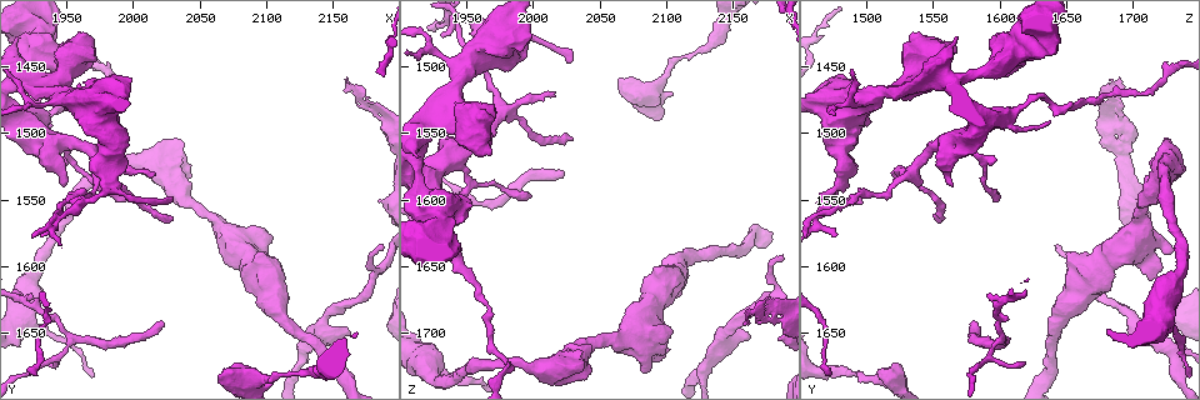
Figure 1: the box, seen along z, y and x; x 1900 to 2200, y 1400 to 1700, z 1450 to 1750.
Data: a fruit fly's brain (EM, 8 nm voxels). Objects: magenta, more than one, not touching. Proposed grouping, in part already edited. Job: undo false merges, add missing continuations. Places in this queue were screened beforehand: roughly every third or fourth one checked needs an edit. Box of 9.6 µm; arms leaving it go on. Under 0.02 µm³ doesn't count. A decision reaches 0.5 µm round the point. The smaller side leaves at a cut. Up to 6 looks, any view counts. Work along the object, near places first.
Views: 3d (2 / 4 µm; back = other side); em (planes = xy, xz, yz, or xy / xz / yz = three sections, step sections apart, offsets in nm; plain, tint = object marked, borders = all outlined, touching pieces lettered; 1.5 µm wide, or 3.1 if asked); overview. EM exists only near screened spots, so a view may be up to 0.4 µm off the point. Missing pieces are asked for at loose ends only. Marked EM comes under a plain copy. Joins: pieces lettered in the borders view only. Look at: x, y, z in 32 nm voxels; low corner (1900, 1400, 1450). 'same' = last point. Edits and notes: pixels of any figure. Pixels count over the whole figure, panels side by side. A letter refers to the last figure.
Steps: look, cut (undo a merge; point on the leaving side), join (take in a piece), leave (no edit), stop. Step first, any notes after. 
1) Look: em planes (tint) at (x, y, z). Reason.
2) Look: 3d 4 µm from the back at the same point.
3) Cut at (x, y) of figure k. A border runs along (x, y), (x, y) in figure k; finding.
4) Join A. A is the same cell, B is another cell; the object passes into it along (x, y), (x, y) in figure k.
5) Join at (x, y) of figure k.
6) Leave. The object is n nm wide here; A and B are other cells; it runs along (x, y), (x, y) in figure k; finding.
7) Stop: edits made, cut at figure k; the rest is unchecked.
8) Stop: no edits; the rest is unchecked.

Look: 3d 4 µm at (1944, 1672, 1620). Branch stops here.

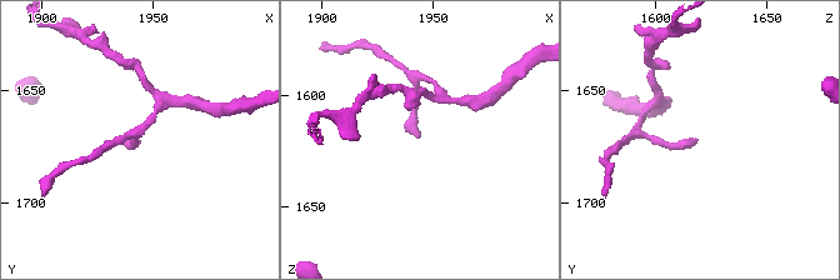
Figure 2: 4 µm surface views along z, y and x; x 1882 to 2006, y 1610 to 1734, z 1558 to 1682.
Look: em planes (borders) at (1945, 1672, 1619). Shape alone is not enough.

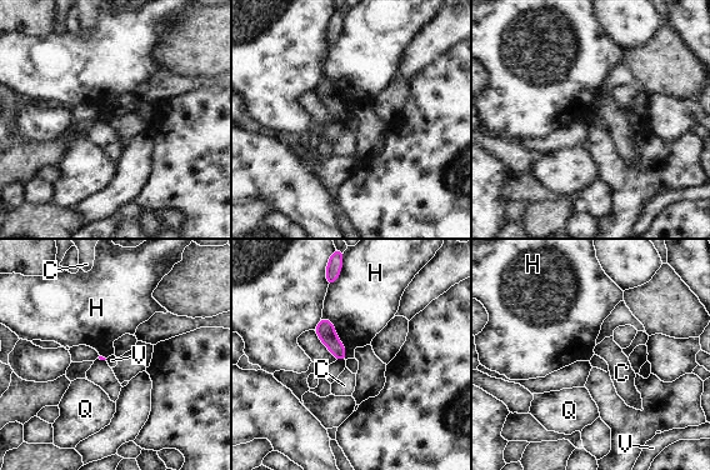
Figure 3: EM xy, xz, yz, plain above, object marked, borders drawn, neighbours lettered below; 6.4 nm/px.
Leave. C, H, Q and V are other cells; a border runs along (321, 318), (334, 325), (346, 359) in figure 3; no lettered piece goes on from it.

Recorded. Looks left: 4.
Look: em planes (borders) at (1950, 1518, 1600). An open end.

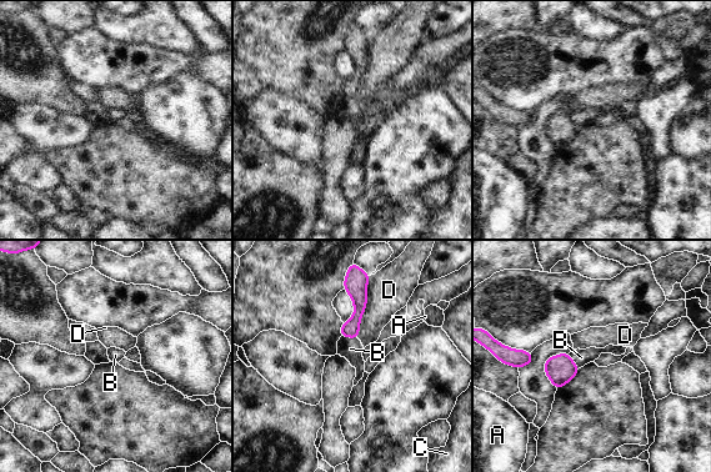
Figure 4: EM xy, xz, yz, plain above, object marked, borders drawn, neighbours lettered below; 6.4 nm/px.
Leave. A, B, C and D are other cells; it runs along (346, 285), (357, 296), (355, 335) in figure 4; none of them fits.

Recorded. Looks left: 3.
Look: em yz step 8 (tint) at (2028, 1566, 1554). Branch stops here.

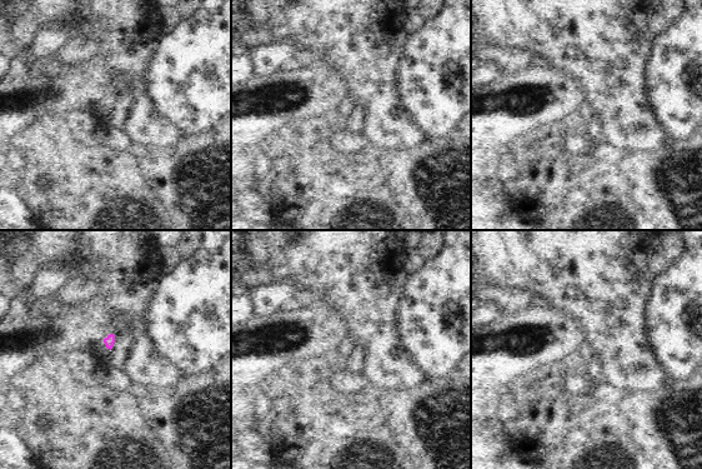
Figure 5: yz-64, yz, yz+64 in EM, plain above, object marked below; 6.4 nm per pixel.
Look: em planes (borders) at the same point. Another direction.

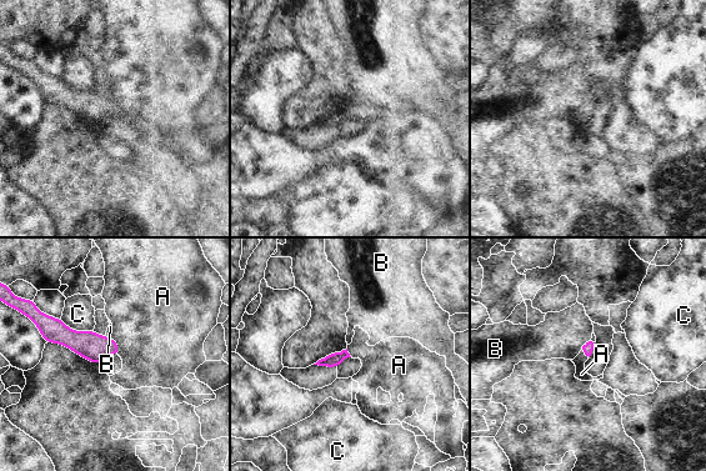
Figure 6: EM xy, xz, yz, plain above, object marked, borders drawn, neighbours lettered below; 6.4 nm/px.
Leave. A, B and C are other cells; a border runs along (110, 337), (118, 344), (119, 355) in figure 6; no lettered piece goes on from it.

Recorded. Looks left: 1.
Stop: no edits; the rest is unchecked.

